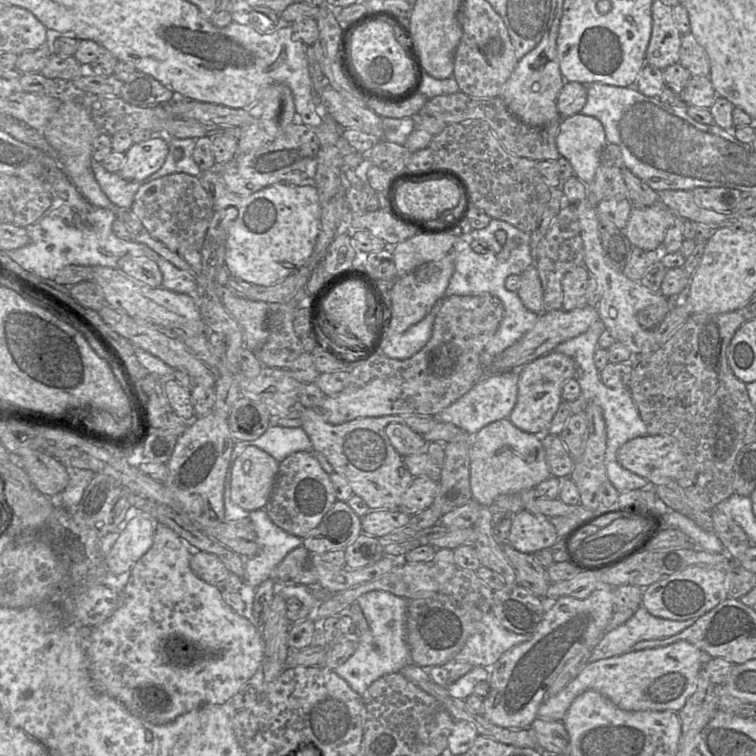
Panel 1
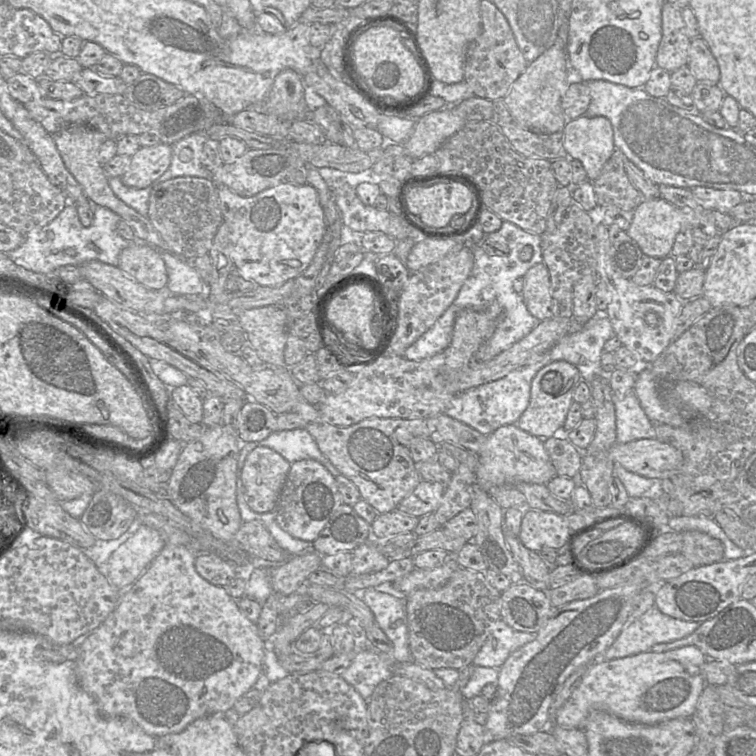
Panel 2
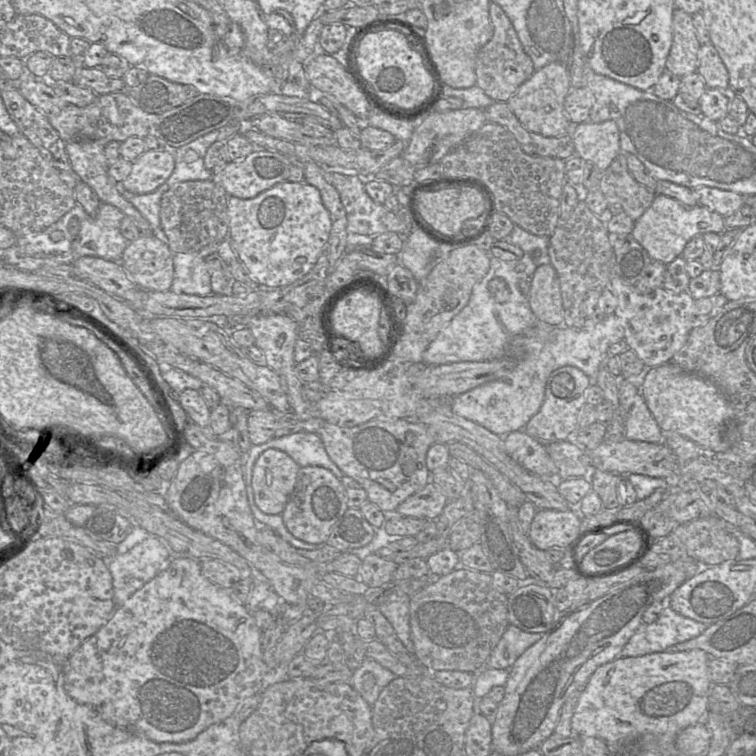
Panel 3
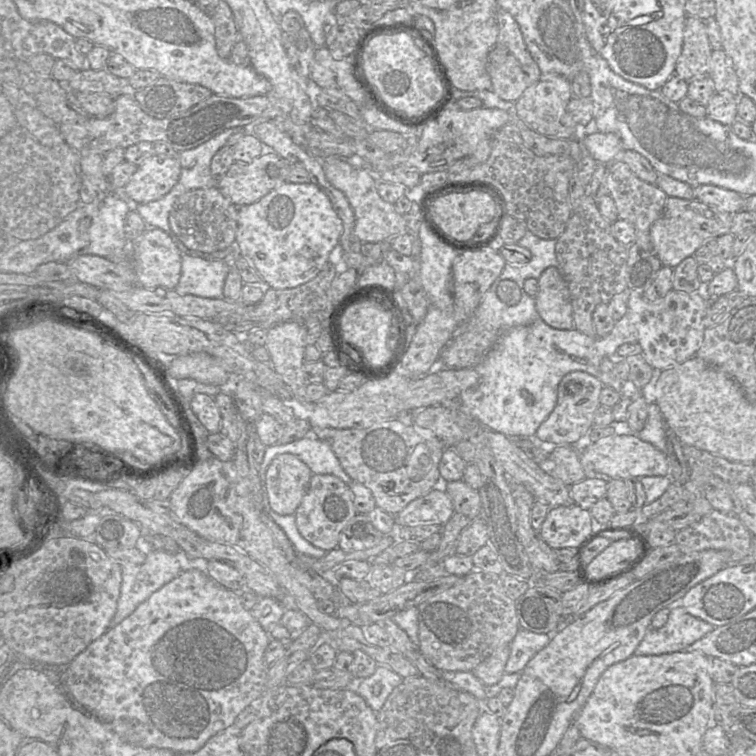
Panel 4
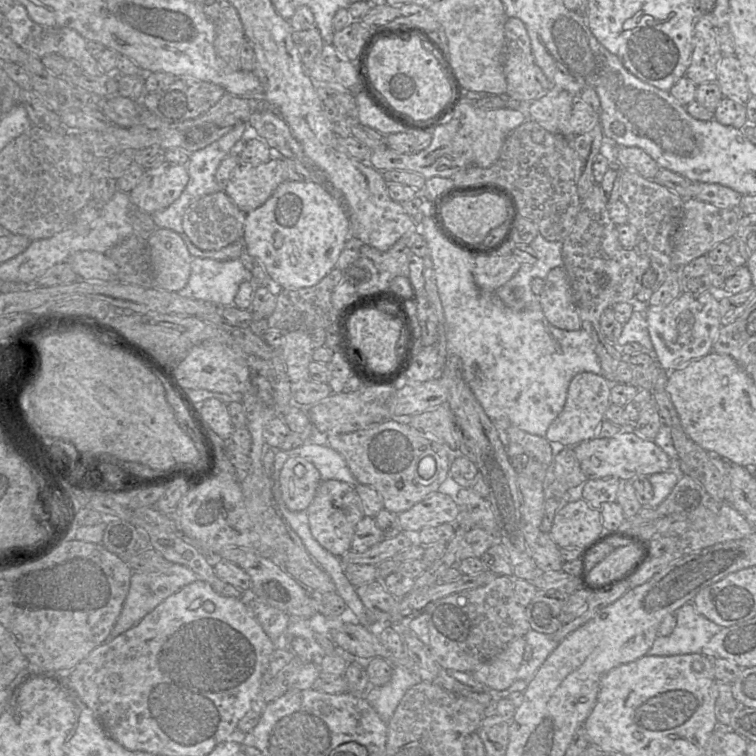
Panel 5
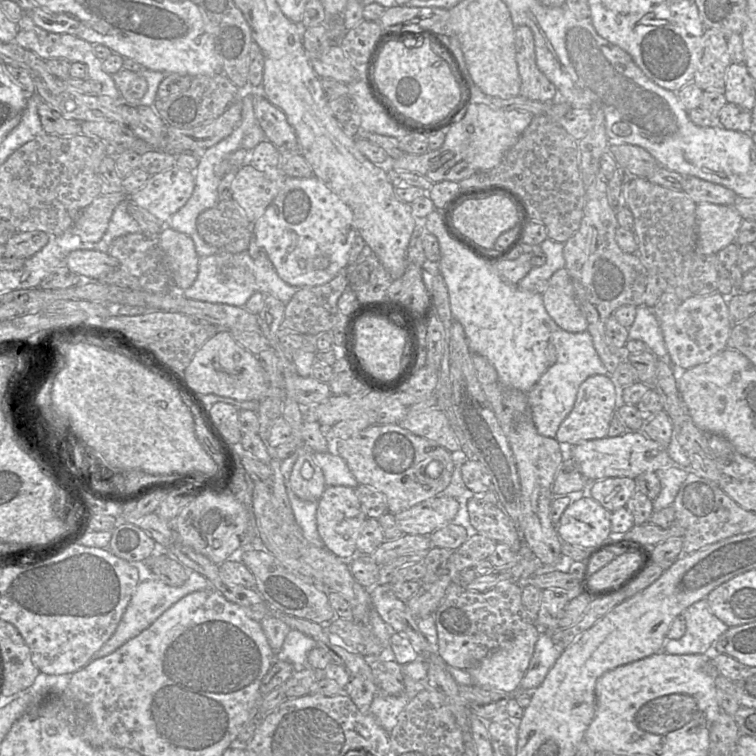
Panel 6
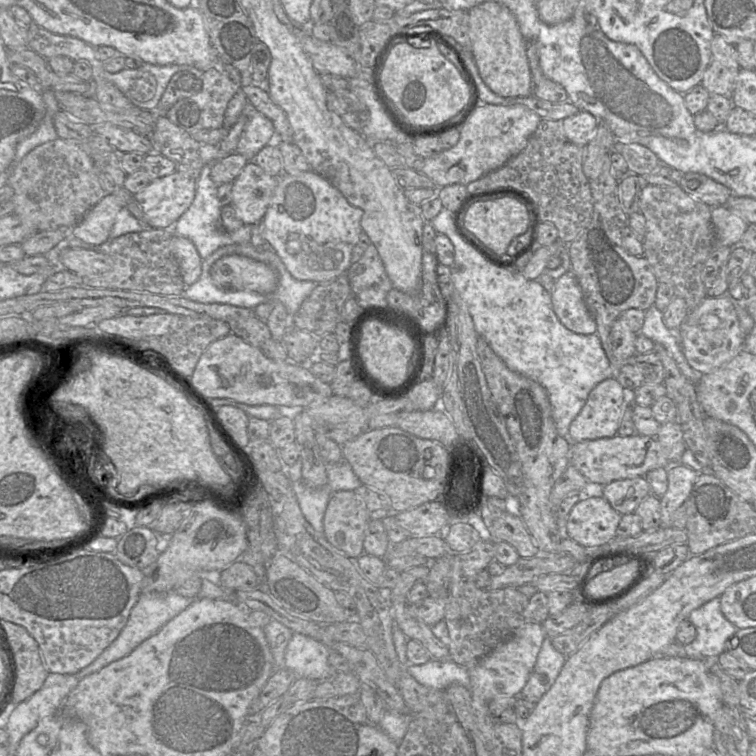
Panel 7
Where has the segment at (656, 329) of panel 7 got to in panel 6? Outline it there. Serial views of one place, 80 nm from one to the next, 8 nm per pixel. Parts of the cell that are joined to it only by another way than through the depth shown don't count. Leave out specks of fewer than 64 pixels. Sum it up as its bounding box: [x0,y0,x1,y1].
[628,307,687,374]

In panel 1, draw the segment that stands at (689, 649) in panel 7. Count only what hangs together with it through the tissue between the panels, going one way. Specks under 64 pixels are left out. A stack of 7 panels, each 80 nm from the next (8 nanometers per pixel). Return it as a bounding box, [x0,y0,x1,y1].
[589,605,695,662]

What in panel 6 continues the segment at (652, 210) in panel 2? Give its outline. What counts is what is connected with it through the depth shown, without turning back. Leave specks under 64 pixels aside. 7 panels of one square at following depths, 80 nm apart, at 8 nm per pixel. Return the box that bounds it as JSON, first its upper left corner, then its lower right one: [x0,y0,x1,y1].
[695,202,744,255]

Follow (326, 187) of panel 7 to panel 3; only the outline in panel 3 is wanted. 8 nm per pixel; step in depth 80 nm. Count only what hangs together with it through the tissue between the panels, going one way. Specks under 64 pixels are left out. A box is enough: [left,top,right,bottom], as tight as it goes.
[228,181,332,288]

